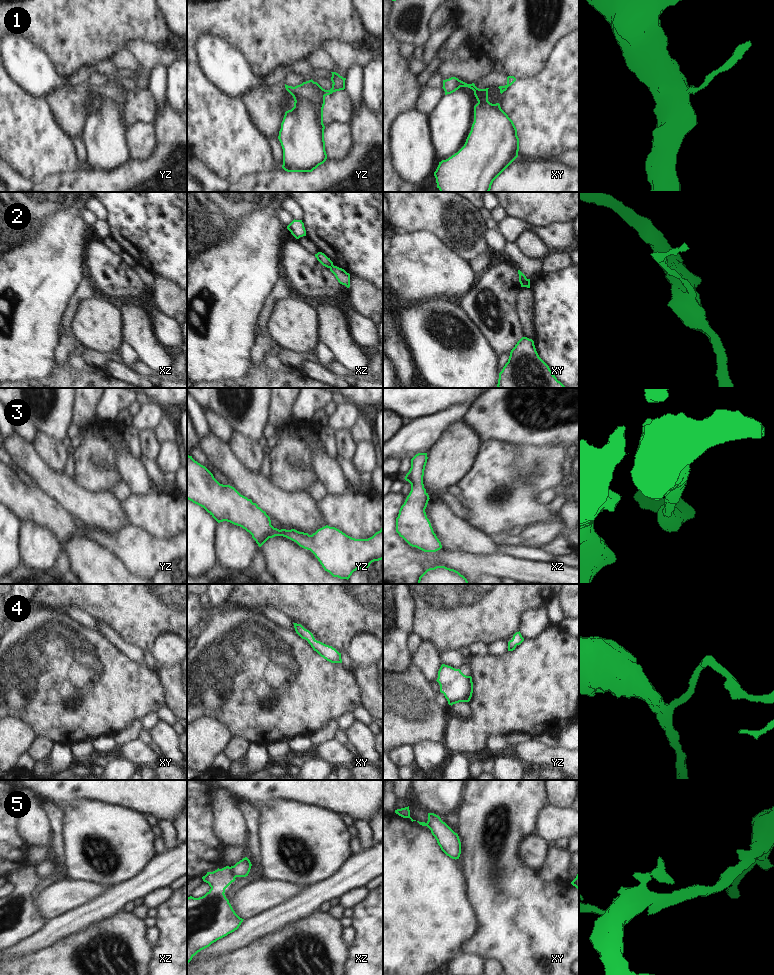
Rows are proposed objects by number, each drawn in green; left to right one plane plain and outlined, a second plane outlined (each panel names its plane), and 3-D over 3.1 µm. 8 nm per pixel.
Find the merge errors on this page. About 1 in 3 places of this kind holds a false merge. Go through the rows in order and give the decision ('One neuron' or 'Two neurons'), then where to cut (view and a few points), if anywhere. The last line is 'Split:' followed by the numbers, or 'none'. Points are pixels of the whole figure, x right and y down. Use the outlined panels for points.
1: One neuron. No split
2: Two neurons. Split along xz (332, 264), (329, 267)
3: One neuron. No split
4: One neuron. No split
5: Two neurons. Split along xz (230, 867), (235, 877)
Split: 2, 5.

